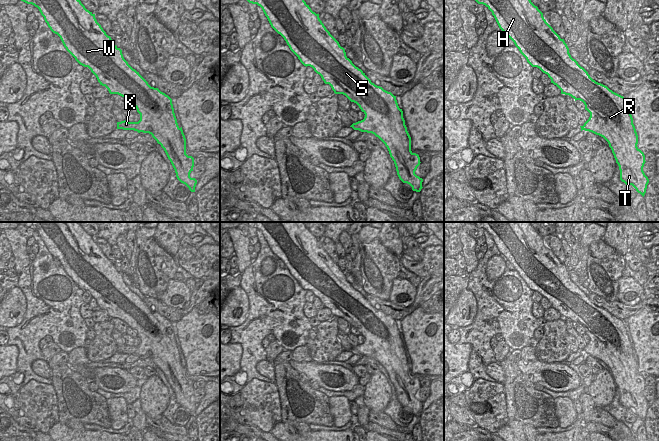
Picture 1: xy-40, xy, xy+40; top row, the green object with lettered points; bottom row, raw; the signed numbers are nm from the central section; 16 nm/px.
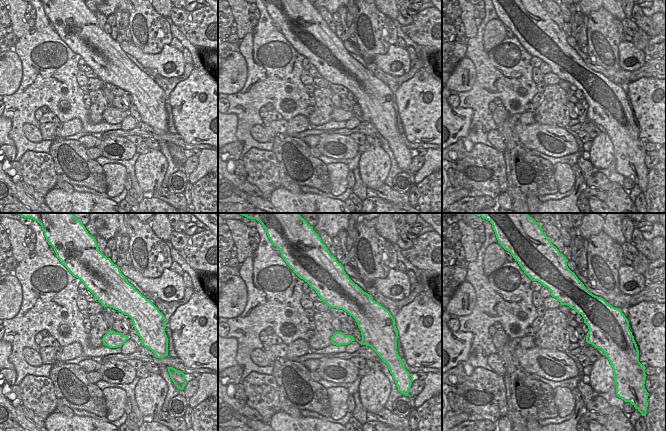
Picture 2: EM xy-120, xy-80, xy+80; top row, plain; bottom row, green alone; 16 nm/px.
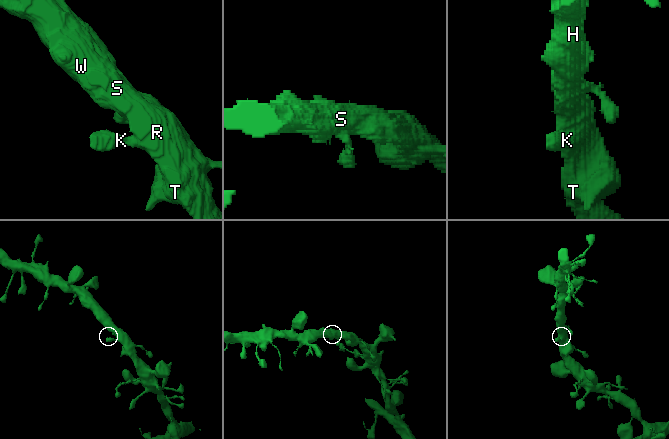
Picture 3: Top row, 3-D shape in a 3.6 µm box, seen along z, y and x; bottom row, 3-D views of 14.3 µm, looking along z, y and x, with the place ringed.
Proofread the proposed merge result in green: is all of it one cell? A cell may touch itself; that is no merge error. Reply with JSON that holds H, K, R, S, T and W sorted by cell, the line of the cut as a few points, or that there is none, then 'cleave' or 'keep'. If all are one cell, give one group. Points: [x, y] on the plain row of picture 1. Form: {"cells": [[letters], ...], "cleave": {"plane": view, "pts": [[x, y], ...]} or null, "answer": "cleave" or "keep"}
{"cells": [["H", "K", "R", "S", "T", "W"]], "cleave": null, "answer": "keep"}

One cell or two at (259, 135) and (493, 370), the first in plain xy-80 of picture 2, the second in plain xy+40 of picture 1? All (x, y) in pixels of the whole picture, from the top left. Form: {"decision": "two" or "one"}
{"decision": "one"}

